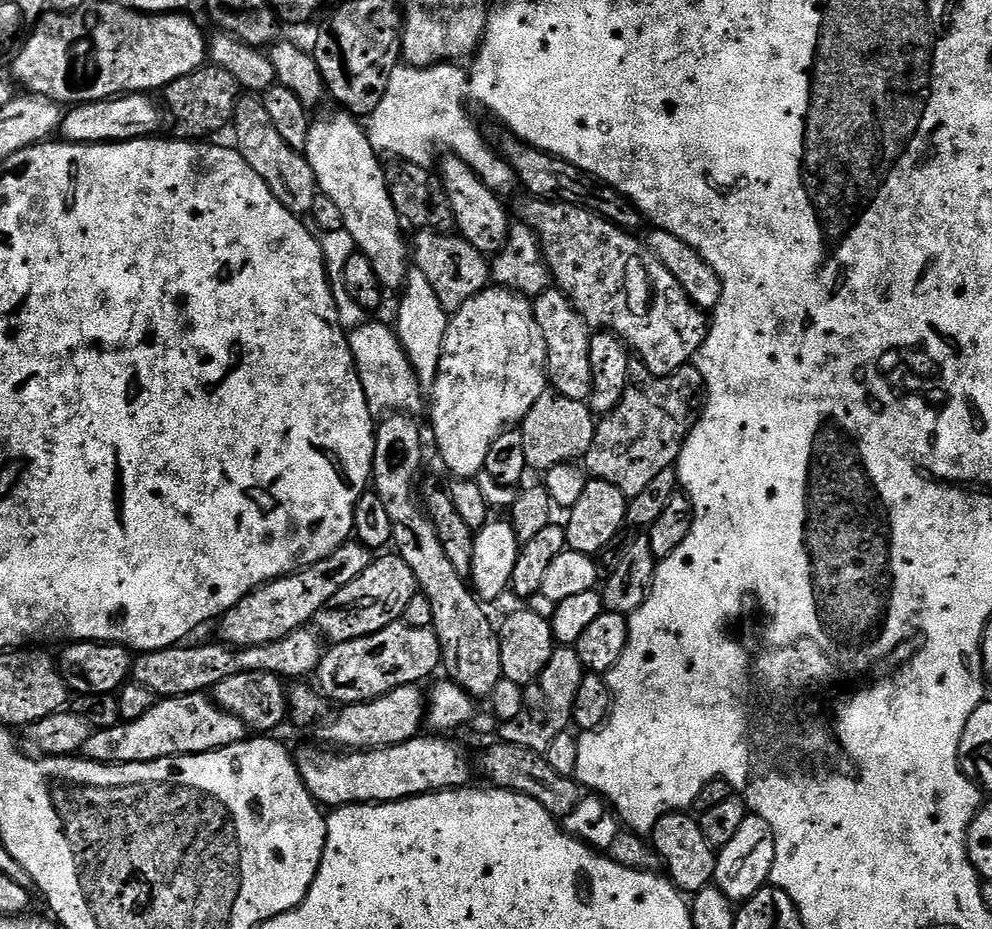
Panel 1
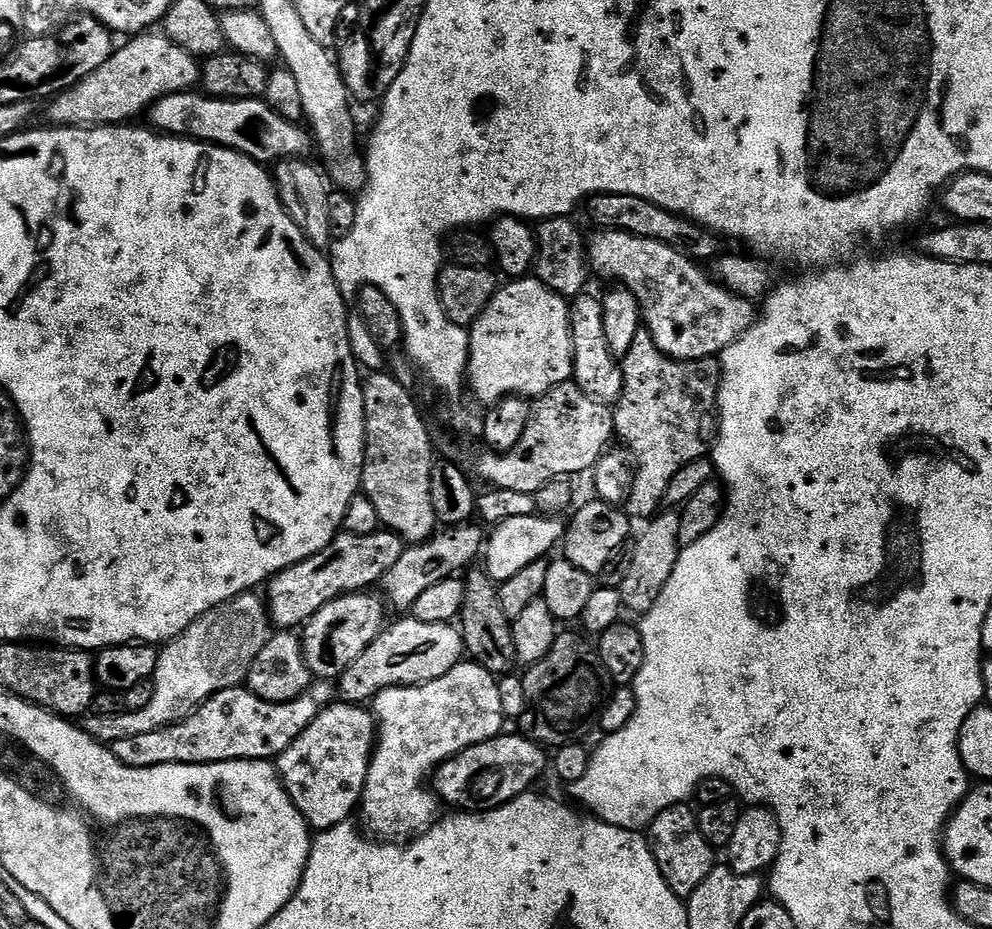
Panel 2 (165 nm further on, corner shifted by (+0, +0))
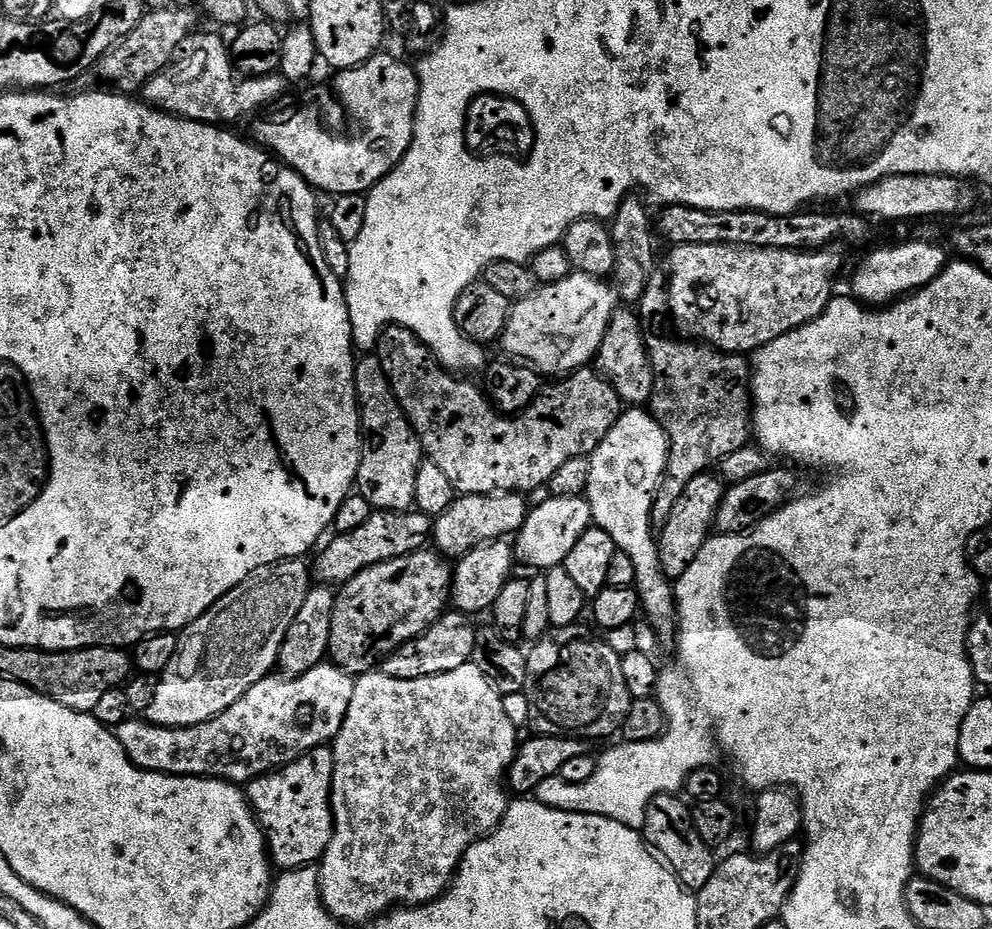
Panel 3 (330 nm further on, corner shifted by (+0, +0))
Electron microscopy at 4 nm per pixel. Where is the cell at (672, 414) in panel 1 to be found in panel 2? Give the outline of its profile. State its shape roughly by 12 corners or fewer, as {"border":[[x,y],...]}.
{"border":[[647,330],[622,358],[612,426],[651,518],[718,432],[720,361],[675,360]]}

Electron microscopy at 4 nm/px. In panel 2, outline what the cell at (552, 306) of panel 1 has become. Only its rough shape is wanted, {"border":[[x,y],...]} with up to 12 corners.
{"border":[[571,301],[572,375],[595,400],[624,393],[604,306]]}

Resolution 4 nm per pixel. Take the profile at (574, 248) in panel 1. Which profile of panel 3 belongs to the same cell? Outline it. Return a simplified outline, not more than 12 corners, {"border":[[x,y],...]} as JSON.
{"border":[[678,244],[675,331],[754,354],[834,299],[839,247]]}

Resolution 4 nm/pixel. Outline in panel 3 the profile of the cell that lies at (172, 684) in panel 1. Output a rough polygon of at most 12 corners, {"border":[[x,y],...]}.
{"border":[[435,550],[336,592],[331,663],[359,678],[430,630],[453,565]]}

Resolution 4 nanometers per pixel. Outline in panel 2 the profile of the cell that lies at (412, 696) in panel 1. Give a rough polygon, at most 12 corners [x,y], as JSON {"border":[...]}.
{"border":[[333,702],[278,757],[309,829],[364,799],[378,725]]}

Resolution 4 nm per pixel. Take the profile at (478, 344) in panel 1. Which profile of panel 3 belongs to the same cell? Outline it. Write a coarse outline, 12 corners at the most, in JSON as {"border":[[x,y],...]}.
{"border":[[573,271],[515,301],[499,347],[548,378],[591,365],[618,307]]}

